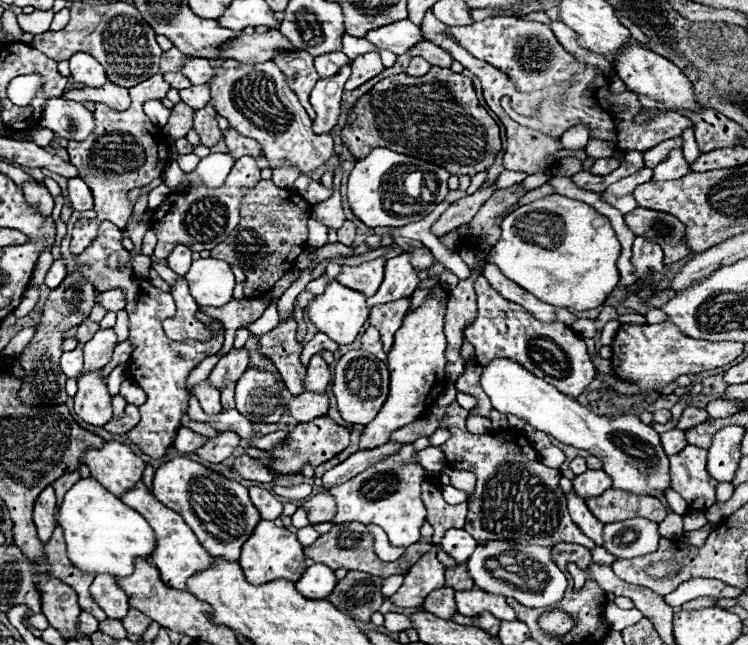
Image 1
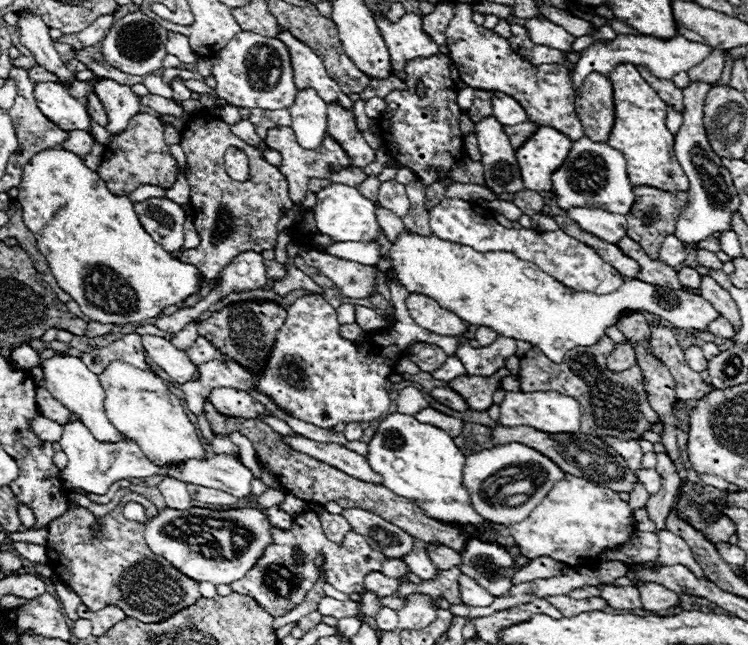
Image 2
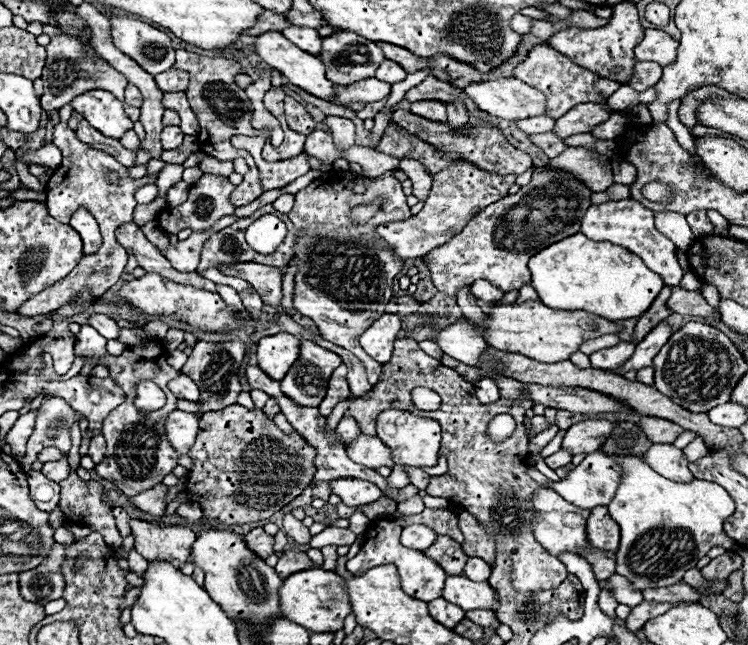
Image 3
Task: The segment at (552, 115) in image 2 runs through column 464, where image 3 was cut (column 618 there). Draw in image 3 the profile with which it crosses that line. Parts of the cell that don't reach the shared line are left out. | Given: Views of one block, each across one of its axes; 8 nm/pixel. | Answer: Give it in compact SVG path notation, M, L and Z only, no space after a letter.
M622 2L622 4L614 6L614 14L606 26L596 28L596 30L568 28L568 30L554 34L548 40L548 44L554 50L558 50L560 54L568 56L578 66L582 66L582 68L586 68L586 70L590 70L602 78L614 80L618 84L626 84L626 82L630 82L632 72L634 72L634 64L636 64L634 46L642 42L642 36L644 36L644 28L638 20L636 6L630 2Z

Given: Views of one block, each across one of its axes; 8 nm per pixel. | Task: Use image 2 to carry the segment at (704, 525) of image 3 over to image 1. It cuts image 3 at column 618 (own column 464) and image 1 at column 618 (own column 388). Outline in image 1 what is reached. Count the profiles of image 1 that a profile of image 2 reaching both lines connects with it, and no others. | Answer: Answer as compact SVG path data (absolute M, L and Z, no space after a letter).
M506 358L492 360L482 370L480 384L492 400L494 410L500 414L514 414L536 430L550 434L558 442L578 450L588 450L590 456L600 458L602 470L612 478L614 490L626 490L636 496L656 496L656 492L664 494L666 488L672 486L668 456L660 446L660 434L650 424L644 424L636 414L594 414L576 398L558 392L542 378Z

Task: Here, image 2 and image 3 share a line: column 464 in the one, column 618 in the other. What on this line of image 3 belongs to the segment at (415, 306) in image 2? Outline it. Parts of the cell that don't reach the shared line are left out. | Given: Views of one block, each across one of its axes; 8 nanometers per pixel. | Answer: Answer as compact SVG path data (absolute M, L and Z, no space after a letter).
M526 300L522 304L494 302L490 312L486 312L484 324L476 324L476 328L478 334L496 350L518 352L546 364L564 362L578 352L582 342L602 334L616 334L620 330L618 322L610 322L582 310L554 310L544 306L540 300Z

